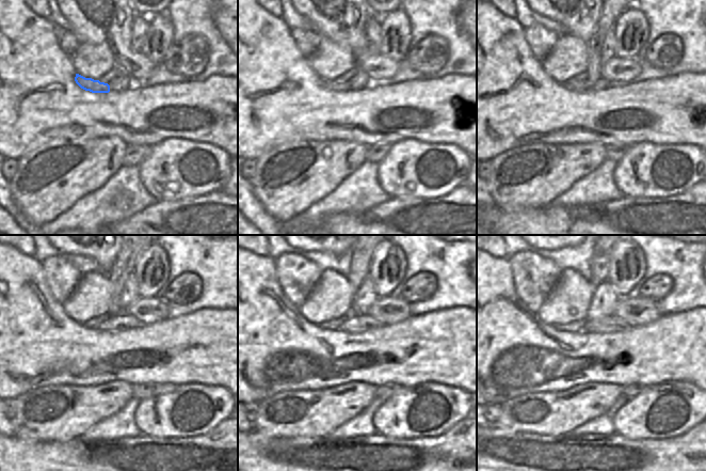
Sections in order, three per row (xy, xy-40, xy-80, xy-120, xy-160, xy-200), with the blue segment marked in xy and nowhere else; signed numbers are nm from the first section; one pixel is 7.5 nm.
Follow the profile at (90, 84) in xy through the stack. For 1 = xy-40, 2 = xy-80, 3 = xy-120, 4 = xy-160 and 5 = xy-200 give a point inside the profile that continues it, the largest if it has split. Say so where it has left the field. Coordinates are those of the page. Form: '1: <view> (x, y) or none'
1: xy-40 (331, 84)
2: xy-80 (603, 83)
3: xy-120 (123, 322)
4: xy-160 (354, 324)
5: xy-200 (611, 324)

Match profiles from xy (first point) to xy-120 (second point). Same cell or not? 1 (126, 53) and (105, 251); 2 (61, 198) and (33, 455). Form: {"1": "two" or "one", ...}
{"1": "one", "2": "two"}

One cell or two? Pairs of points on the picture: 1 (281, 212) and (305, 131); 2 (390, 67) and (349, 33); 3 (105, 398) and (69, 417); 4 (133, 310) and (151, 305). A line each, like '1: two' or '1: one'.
1: two
2: one
3: one
4: one

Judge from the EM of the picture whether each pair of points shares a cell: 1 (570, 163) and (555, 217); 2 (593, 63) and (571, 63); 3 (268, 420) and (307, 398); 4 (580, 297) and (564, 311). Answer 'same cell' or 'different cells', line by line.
1: different cells
2: different cells
3: same cell
4: same cell

